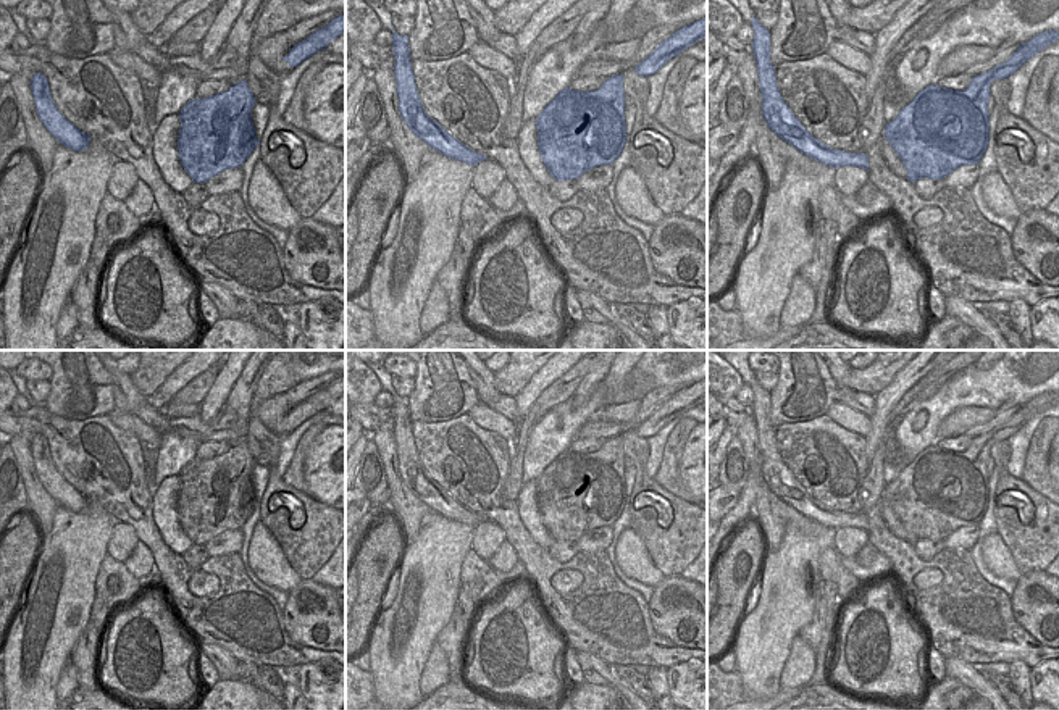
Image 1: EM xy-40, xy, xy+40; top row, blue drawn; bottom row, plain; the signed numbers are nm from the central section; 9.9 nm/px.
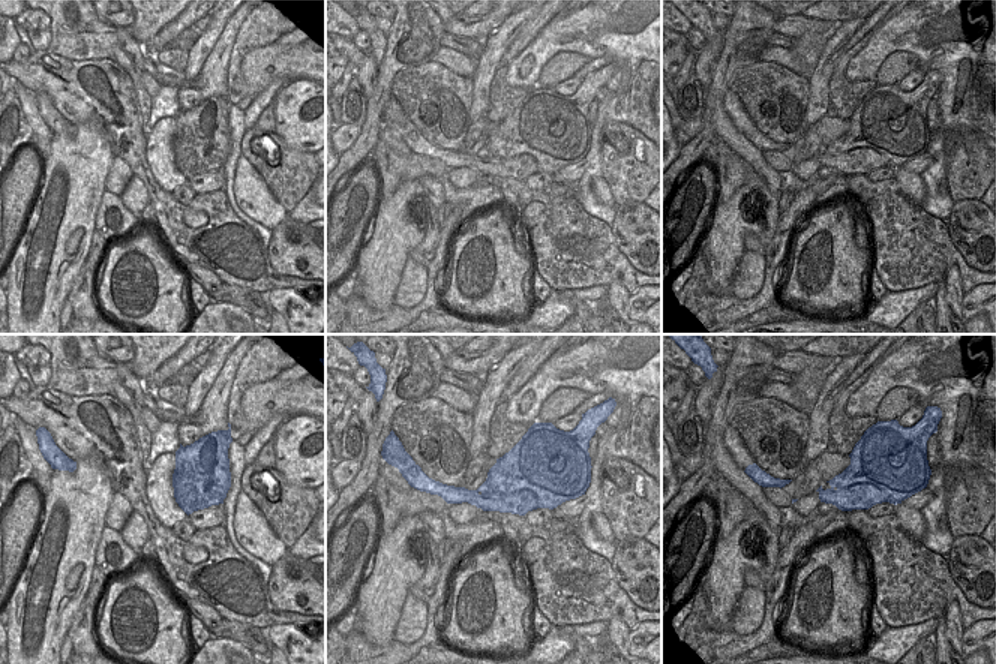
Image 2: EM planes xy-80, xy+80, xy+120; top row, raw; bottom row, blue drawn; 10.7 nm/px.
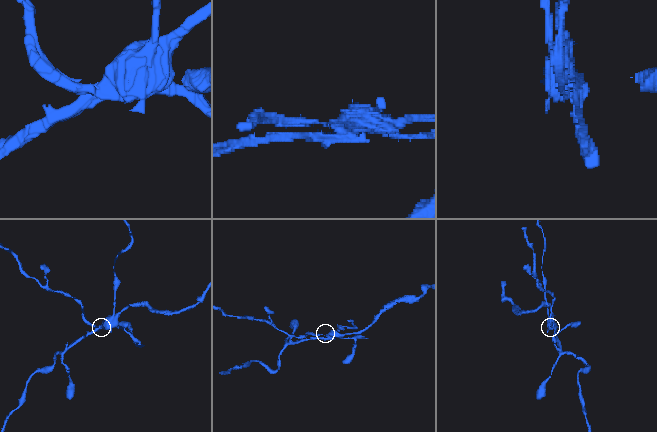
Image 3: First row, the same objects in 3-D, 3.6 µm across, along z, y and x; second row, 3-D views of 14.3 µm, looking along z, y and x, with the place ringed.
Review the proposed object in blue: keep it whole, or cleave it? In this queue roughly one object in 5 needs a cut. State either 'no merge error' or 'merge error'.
merge error

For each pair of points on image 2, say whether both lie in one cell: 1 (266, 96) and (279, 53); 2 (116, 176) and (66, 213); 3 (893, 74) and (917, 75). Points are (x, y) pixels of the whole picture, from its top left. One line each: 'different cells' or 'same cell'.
1: different cells
2: different cells
3: different cells

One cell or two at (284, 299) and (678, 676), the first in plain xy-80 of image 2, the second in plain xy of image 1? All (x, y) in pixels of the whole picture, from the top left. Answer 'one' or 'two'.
one

